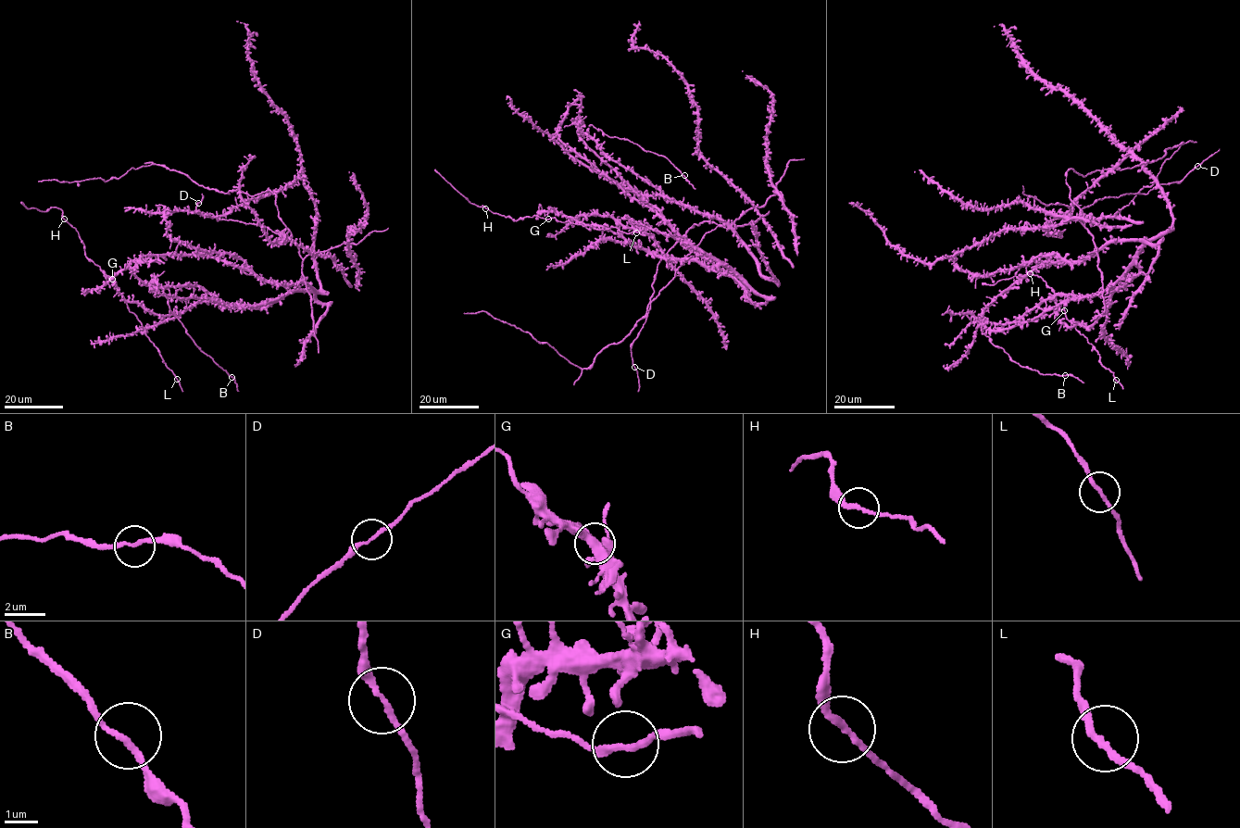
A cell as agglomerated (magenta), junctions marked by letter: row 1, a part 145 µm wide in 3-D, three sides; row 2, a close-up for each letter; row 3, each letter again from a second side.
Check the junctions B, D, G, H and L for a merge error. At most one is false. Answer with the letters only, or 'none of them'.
none of them

